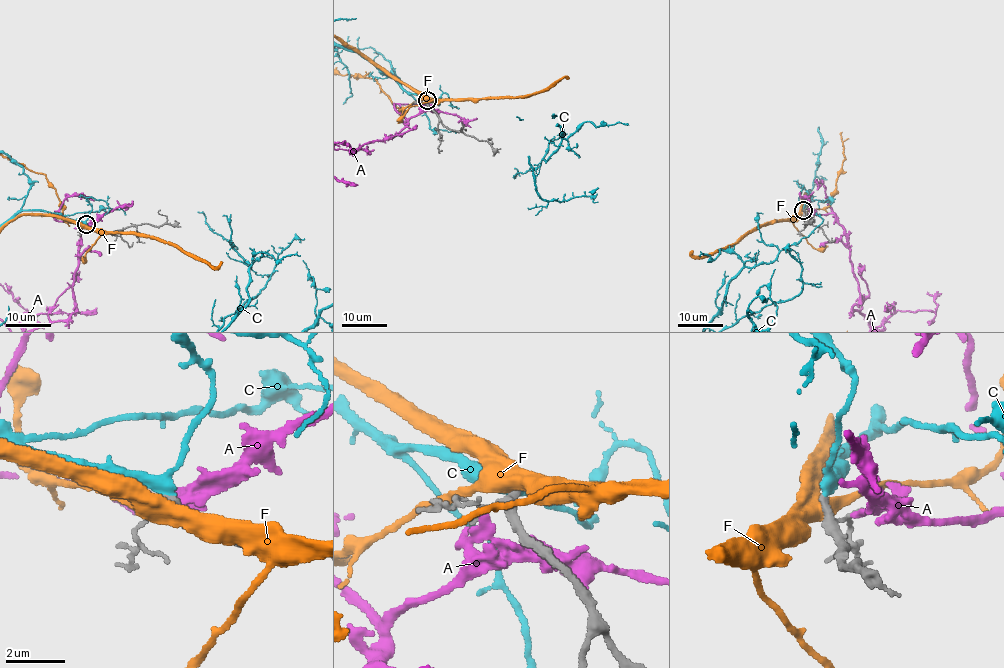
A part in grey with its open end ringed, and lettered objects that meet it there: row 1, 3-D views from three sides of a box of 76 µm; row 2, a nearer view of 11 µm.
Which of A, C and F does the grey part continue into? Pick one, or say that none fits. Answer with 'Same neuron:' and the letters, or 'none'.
Same neuron: C

